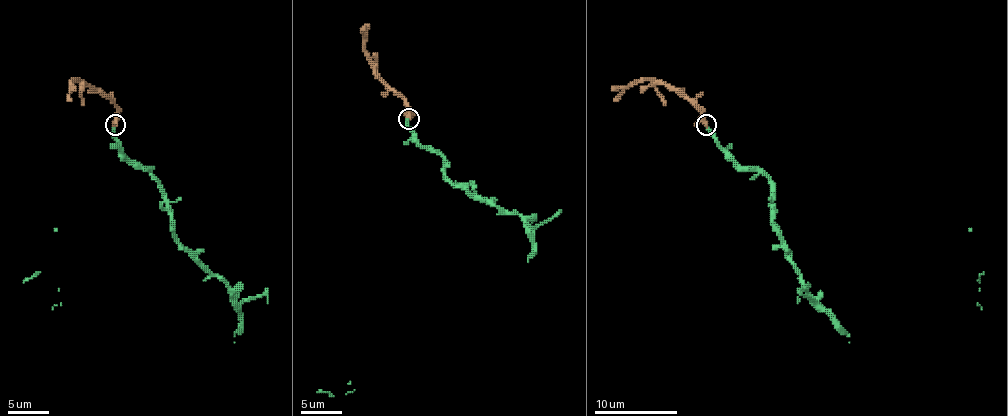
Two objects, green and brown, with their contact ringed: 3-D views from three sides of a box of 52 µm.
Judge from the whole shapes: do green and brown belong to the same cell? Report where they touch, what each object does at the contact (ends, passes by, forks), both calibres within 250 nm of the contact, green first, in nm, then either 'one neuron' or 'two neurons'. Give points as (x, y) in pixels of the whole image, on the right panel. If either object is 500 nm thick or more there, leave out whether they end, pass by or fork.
(706, 125) | green ends | brown passes by | 240/320 nm | one neuron

